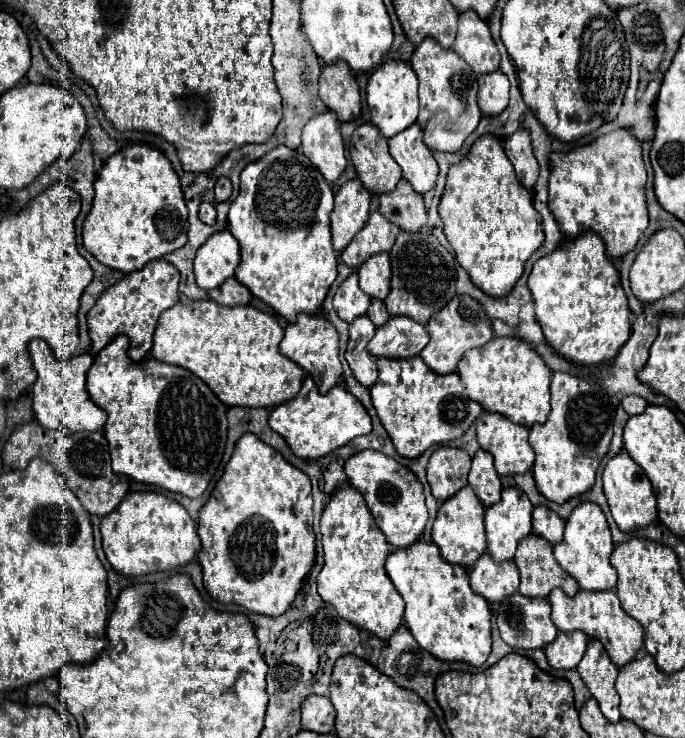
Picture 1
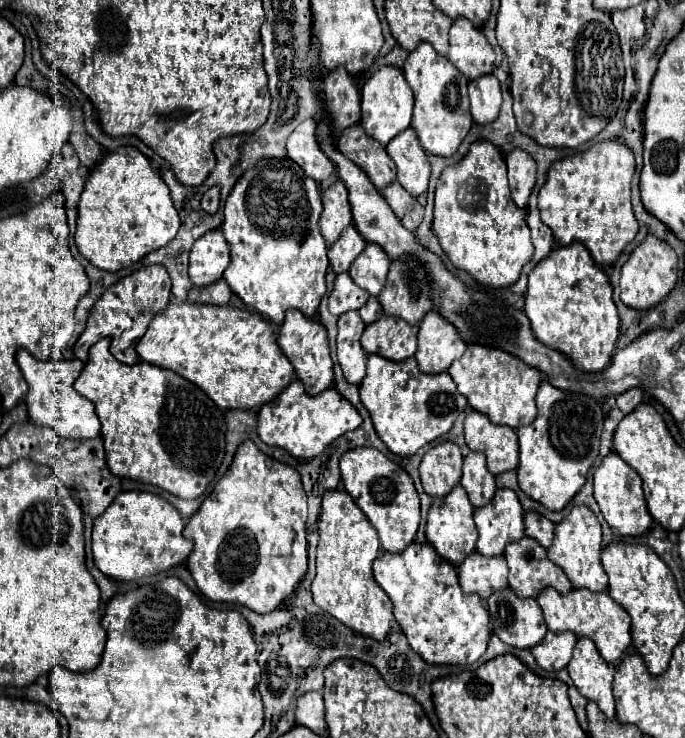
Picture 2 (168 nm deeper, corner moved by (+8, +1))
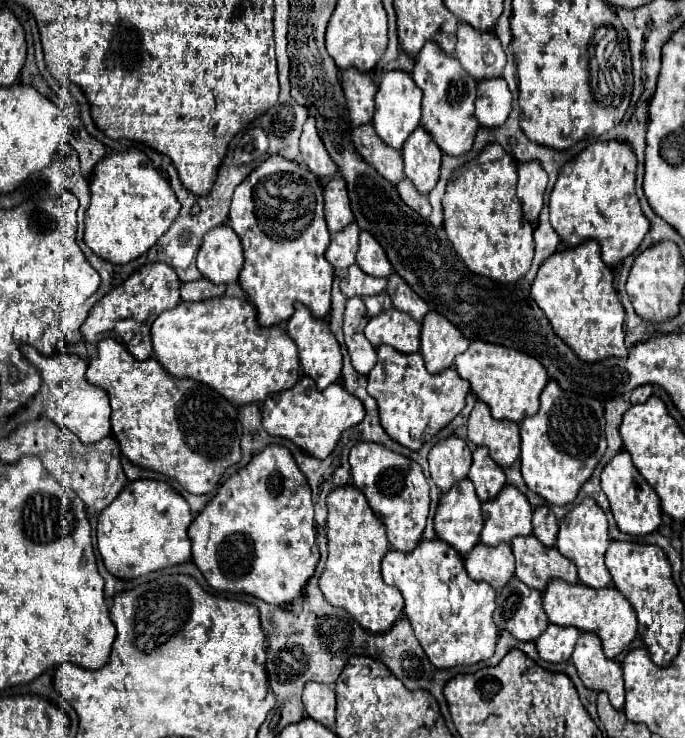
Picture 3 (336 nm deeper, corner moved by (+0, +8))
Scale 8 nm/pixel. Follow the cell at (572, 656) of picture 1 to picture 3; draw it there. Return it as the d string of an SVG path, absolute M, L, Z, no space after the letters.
M549 624L545 632L535 640L539 656L547 662L567 662L571 658L573 646L579 638L579 630L573 626Z

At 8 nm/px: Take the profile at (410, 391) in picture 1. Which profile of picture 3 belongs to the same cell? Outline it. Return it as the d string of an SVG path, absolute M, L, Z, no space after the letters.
M391 346L377 348L377 364L367 374L367 380L367 392L377 400L383 430L409 450L419 450L429 438L443 430L465 408L465 396L469 392L467 380L463 380L455 368L429 374L417 352L403 354Z

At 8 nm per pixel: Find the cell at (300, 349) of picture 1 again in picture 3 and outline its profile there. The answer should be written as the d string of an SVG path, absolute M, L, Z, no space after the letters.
M295 304L295 314L287 322L287 332L299 348L301 368L307 376L311 376L319 390L327 388L329 384L341 378L341 346L329 330L329 324L321 318L315 318L303 304Z

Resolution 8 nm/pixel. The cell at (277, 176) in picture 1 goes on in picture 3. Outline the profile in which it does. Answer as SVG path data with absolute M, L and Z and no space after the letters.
M269 156L237 188L229 224L245 250L239 284L257 308L259 324L269 328L293 316L293 304L303 302L315 318L331 310L333 268L325 260L329 232L323 218L323 192L317 176L291 160Z

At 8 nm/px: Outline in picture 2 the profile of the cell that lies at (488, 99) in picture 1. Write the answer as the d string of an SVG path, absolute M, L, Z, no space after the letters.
M483 75L469 81L469 101L475 123L485 125L495 121L495 115L499 115L501 107L501 91L495 75Z

